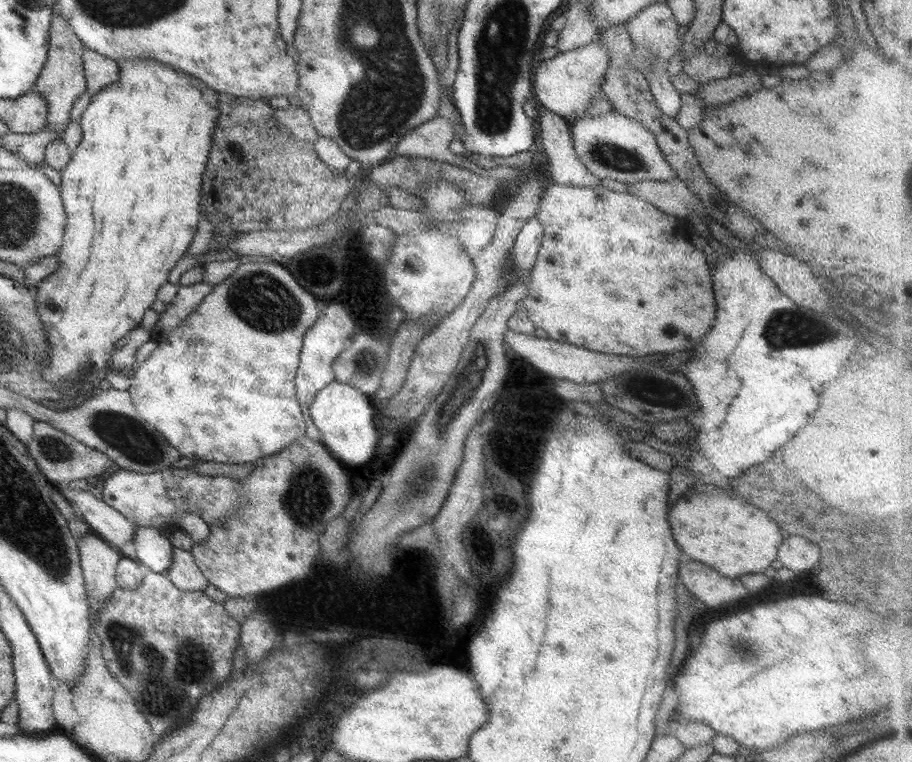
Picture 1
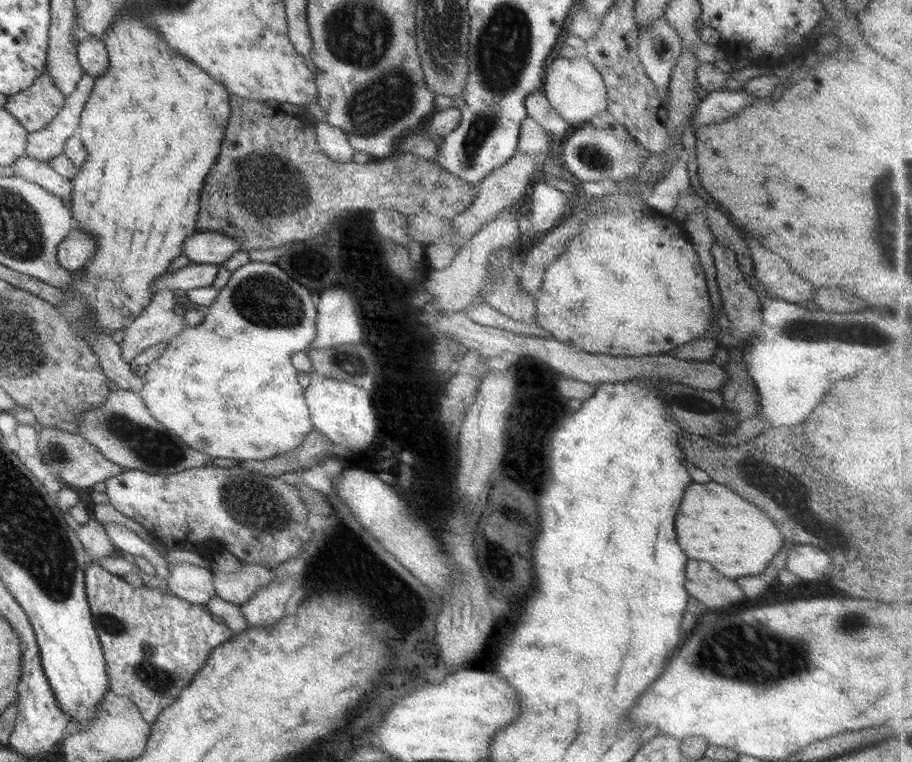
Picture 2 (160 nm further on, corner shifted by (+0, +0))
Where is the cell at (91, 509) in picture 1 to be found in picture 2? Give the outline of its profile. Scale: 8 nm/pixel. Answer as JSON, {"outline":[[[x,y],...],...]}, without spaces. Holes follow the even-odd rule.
{"outline":[[[106,523],[103,526],[107,538],[112,542],[118,554],[145,559],[154,568],[156,576],[161,580],[168,580],[169,564],[157,554],[150,543],[145,543],[136,533],[117,523]]]}

